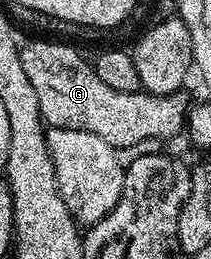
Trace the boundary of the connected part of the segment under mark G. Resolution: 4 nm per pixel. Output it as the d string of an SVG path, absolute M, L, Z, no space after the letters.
M37 39L20 48L23 69L27 78L35 88L35 97L39 97L41 118L49 127L70 127L87 133L95 133L95 137L103 137L107 145L120 149L127 145L139 145L139 141L156 139L173 139L186 130L186 118L191 108L191 101L185 93L175 95L151 95L148 91L135 93L119 93L119 89L110 89L104 81L99 81L92 62L84 59L73 47L65 43L48 43L45 39Z

